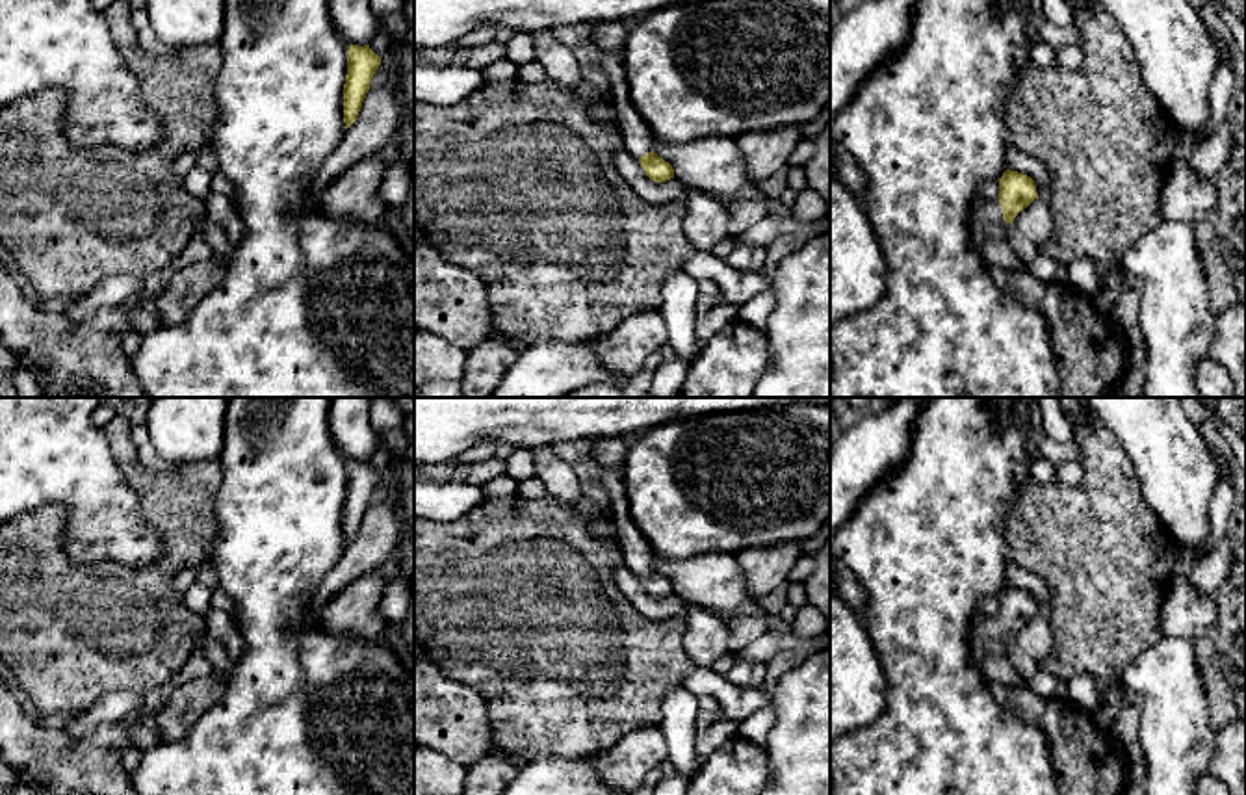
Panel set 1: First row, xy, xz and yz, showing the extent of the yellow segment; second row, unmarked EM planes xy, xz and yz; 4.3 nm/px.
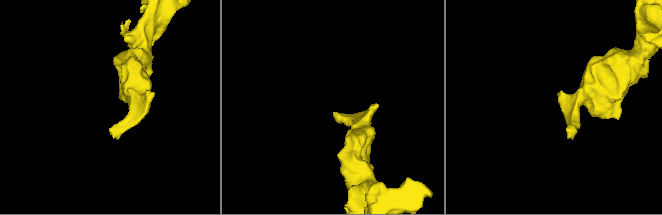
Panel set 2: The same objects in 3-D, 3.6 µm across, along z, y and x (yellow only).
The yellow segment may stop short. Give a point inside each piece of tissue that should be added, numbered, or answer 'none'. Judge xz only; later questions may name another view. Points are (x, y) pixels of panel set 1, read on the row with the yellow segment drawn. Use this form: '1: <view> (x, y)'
1: xz (637, 140)

